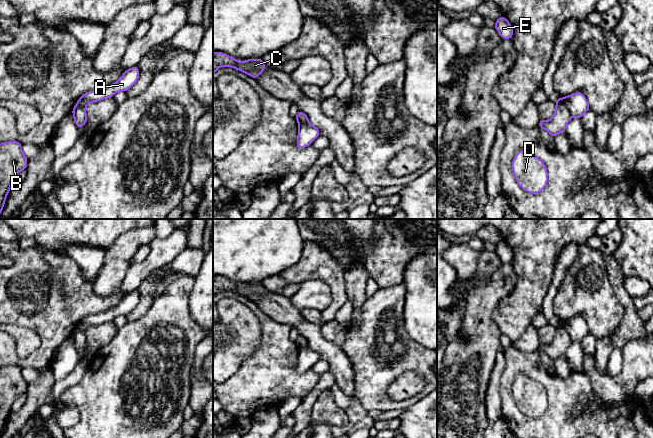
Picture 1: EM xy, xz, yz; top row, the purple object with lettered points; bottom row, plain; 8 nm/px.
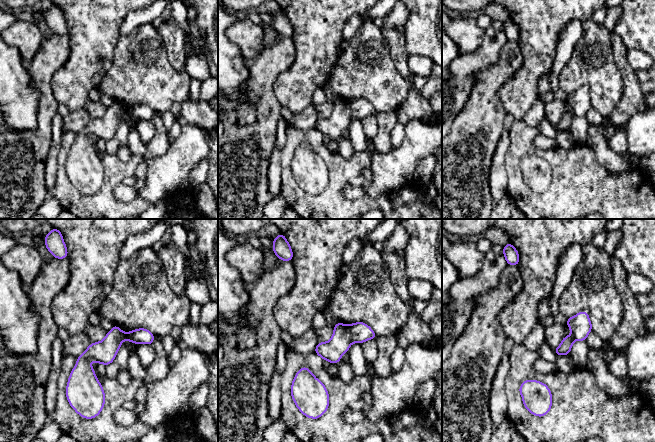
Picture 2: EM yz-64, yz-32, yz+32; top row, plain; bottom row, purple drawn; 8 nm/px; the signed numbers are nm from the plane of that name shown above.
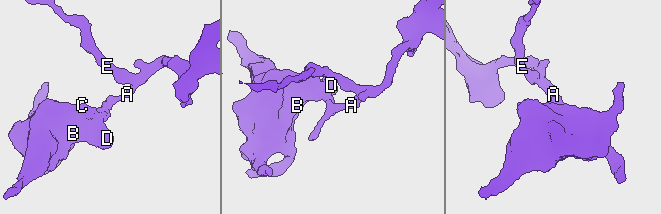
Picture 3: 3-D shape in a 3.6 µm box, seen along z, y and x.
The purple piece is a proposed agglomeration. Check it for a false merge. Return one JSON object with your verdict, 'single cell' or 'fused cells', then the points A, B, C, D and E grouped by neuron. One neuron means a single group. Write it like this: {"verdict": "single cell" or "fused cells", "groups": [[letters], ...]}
{"verdict": "fused cells", "groups": [["A", "E"], ["B", "C", "D"]]}

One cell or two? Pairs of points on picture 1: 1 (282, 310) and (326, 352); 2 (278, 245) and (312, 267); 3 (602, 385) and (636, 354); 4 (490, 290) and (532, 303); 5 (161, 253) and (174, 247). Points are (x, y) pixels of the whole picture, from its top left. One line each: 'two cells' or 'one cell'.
1: one cell
2: two cells
3: one cell
4: two cells
5: one cell

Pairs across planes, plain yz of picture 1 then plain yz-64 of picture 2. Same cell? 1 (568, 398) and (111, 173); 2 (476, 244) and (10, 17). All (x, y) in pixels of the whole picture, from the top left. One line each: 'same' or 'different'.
1: same
2: same

